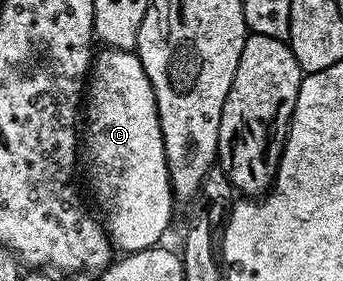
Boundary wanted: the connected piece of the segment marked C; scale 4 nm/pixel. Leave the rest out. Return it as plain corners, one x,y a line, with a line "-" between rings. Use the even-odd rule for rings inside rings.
135,50
102,51
92,60
90,78
86,84
86,114
82,119
82,171
88,174
88,183
100,206
99,214
108,238
119,250
121,247
121,252
136,252
157,246
163,240
160,238
167,233
172,223
172,182
166,165
166,149
154,89
150,85
150,77
146,77
146,69
142,69
140,56

